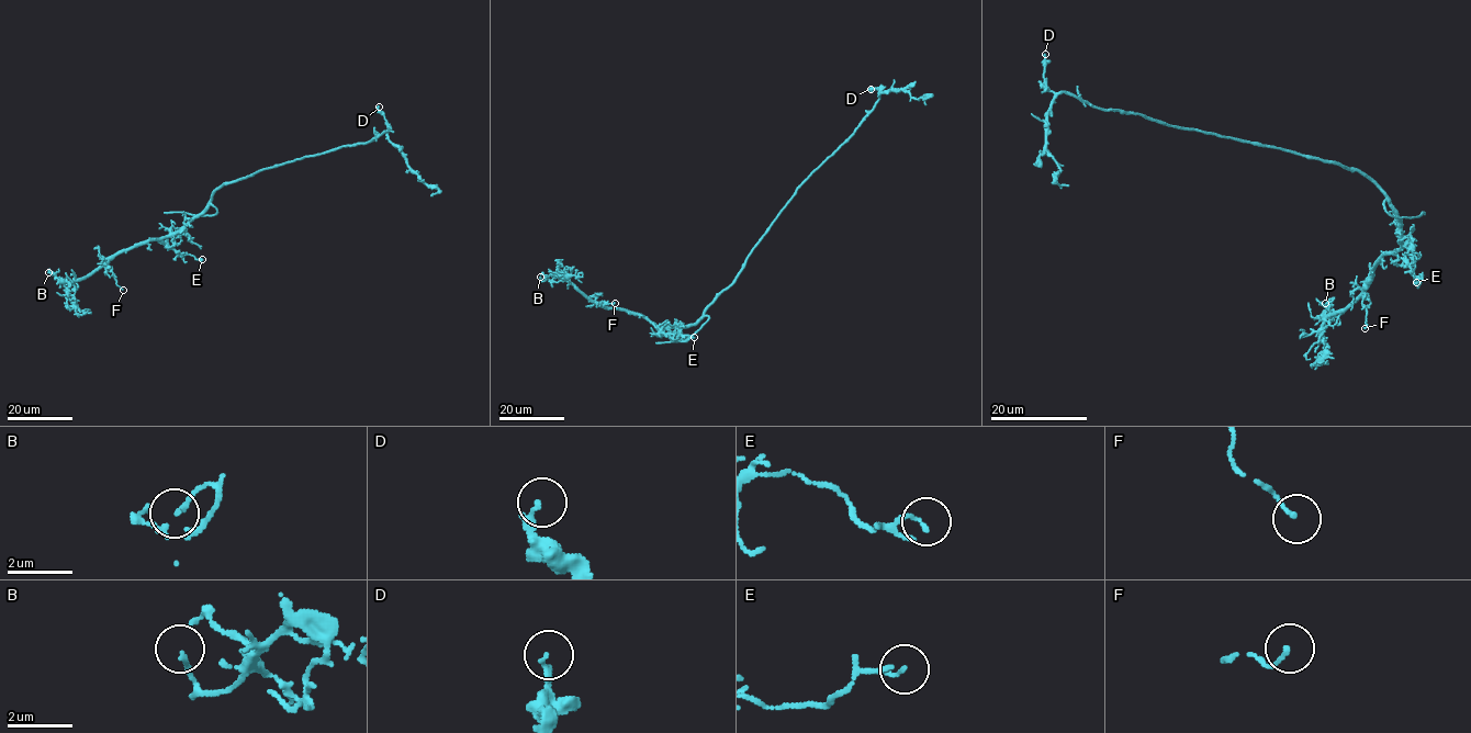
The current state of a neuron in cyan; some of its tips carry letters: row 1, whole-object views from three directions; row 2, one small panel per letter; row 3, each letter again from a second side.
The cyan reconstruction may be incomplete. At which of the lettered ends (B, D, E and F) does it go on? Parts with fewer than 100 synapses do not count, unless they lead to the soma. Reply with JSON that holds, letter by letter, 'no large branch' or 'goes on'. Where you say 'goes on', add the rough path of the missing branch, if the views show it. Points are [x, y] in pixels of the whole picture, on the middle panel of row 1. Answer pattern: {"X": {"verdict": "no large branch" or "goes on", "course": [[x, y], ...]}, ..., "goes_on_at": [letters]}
{"B": {"verdict": "no large branch"}, "D": {"verdict": "no large branch"}, "E": {"verdict": "no large branch"}, "F": {"verdict": "no large branch"}, "goes_on_at": []}

